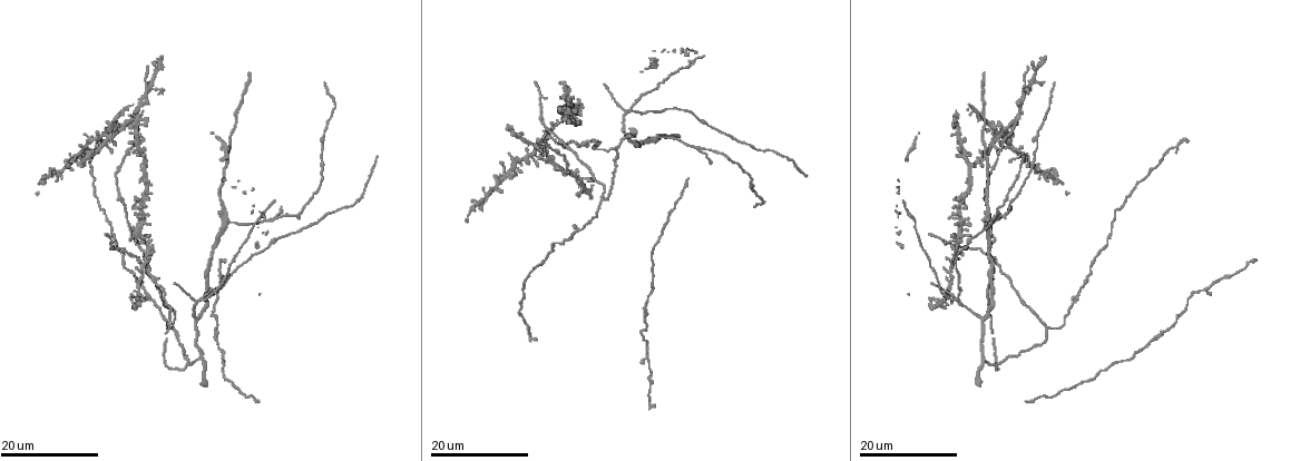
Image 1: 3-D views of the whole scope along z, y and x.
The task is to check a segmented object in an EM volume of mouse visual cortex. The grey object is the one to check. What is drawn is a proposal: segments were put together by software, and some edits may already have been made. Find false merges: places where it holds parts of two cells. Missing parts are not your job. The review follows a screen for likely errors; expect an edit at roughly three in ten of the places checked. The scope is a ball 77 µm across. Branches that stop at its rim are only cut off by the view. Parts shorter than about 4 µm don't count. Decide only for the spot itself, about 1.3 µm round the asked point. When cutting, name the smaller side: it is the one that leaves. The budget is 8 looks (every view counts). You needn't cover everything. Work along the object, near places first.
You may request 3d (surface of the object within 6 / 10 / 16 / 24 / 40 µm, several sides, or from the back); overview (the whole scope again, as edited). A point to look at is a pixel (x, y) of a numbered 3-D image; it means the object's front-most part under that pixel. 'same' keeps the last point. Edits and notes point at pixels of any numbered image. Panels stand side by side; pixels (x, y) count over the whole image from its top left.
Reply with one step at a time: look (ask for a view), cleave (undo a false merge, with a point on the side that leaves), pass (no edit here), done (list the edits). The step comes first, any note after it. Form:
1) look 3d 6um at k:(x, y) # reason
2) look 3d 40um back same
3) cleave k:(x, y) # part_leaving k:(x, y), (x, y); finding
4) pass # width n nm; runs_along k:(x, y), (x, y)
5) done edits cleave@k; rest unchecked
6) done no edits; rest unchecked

look 3d 24um at 1:(230, 223)

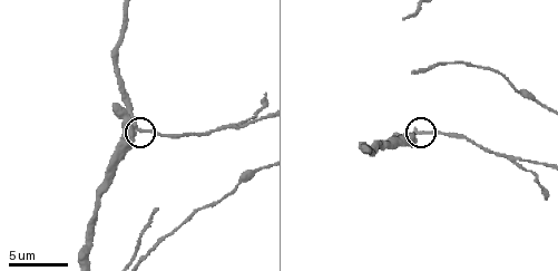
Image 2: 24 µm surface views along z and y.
look 3d 6um at 2:(138, 128) # zoom in

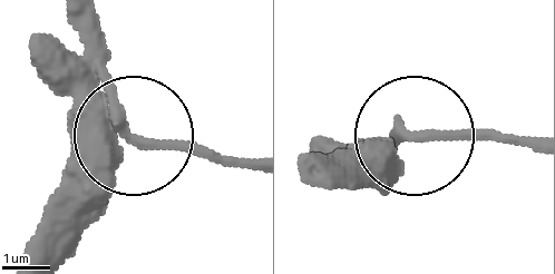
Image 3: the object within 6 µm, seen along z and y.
look 3d 6um back at 3:(416, 133)

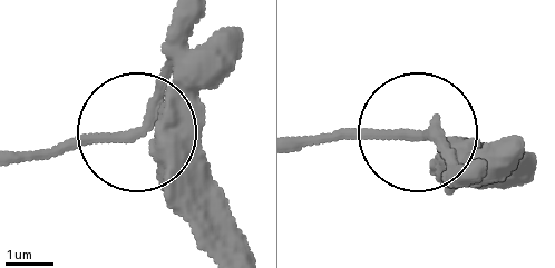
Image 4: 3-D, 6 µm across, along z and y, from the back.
pass # runs_along 4:(231, 246), (143, 126), (215, 46); one cell here

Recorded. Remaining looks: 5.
look 3d 16um at 1:(1048, 326)

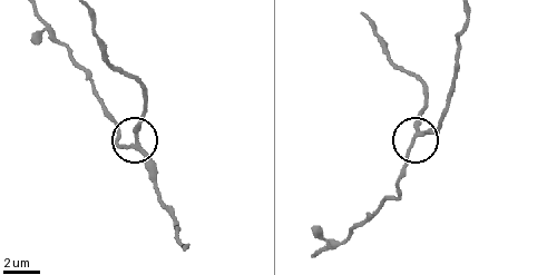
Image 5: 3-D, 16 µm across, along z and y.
look 3d 10um at 5:(135, 145)

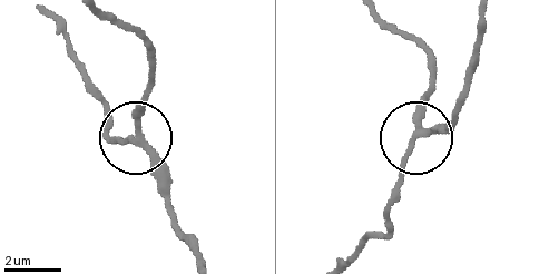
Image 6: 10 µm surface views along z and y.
pass # arms 3; one cell here

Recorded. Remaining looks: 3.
look 3d 24um at 1:(200, 298) # three-way junction

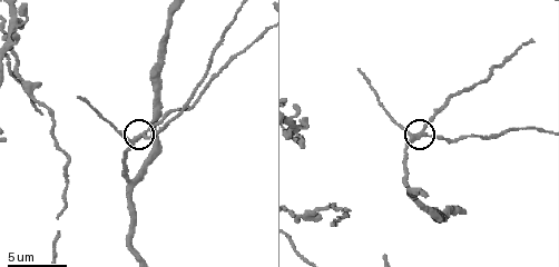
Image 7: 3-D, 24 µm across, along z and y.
look 3d 10um at 7:(426, 133)

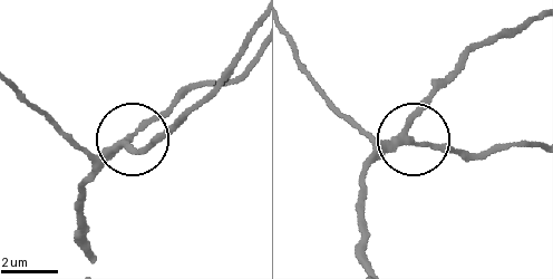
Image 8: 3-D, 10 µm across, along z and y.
pass # width 200 nm; runs_along 8:(368, 258), (364, 179), (409, 140), (418, 114), (452, 79); all the same cell

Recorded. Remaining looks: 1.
done no edits; rest unchecked

